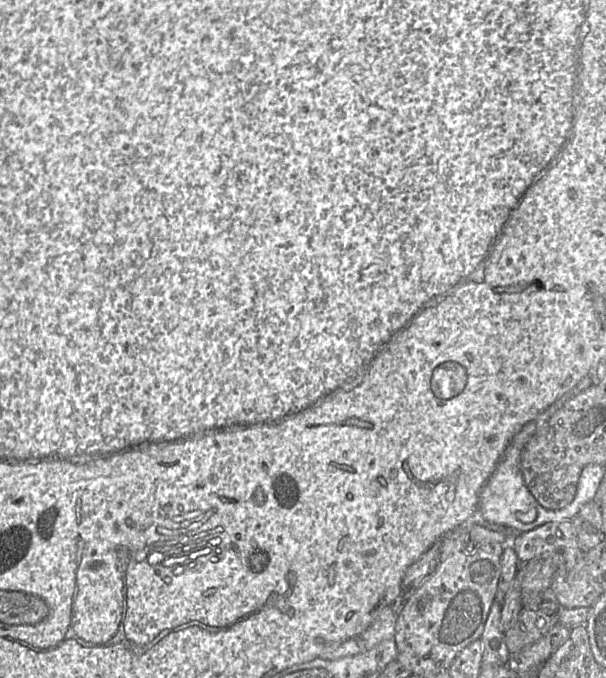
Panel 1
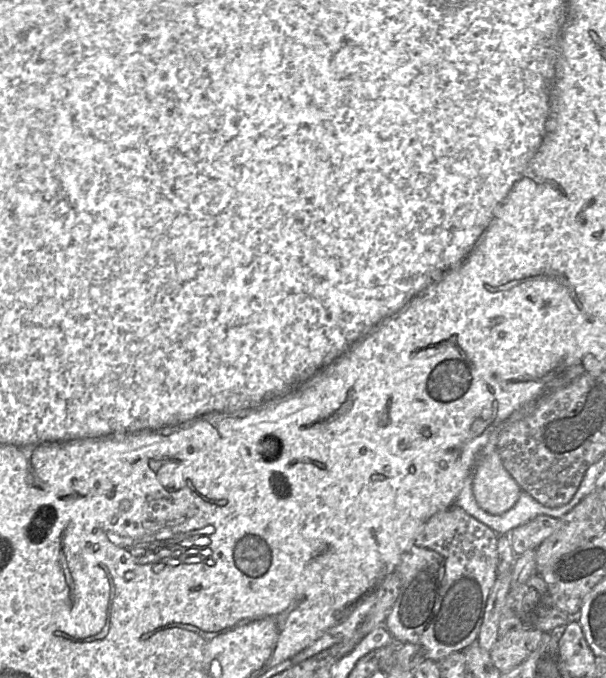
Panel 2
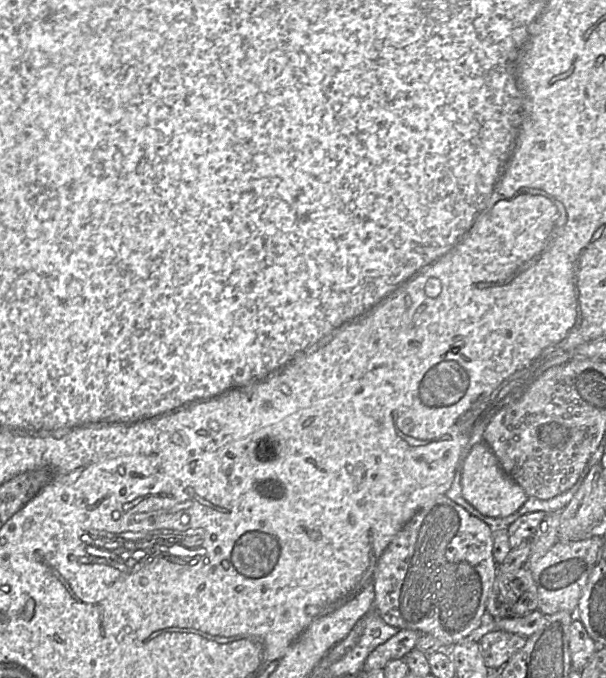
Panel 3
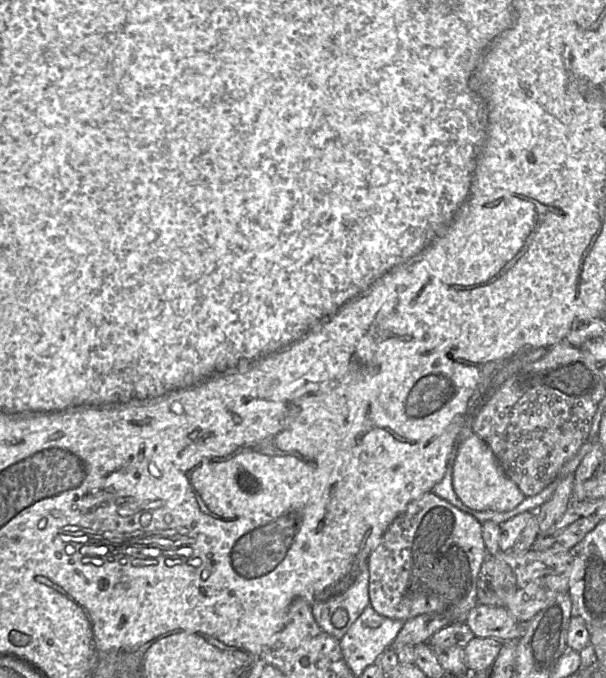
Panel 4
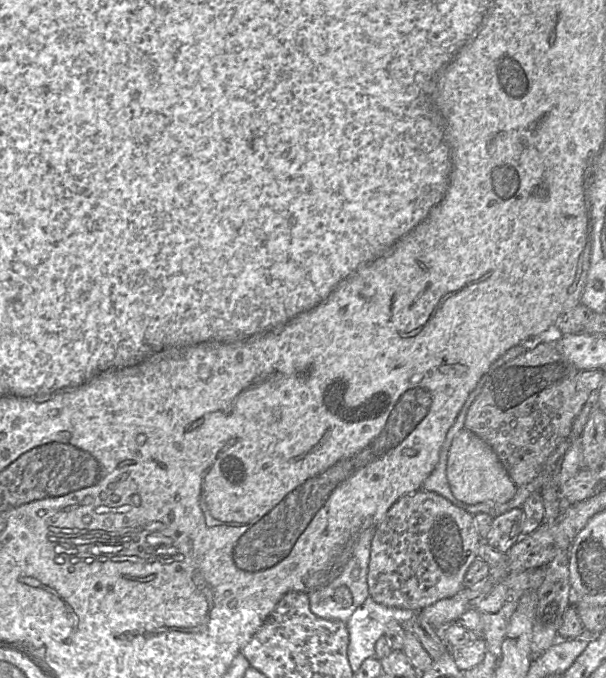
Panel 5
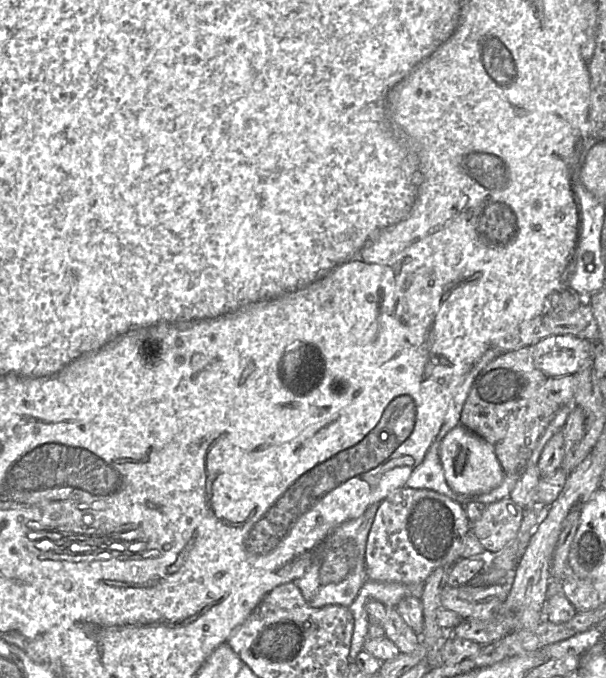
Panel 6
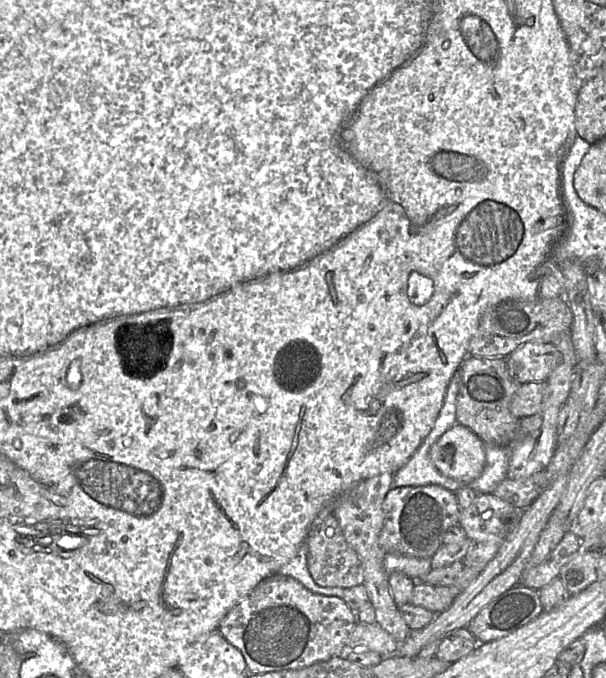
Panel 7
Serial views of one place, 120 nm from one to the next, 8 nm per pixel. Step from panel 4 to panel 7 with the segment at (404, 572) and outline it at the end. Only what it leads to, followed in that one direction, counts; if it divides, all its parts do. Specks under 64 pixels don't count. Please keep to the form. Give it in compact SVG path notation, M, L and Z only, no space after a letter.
M436 484L392 487L383 501L382 510L384 524L378 542L385 554L432 558L443 545L446 531L460 525L461 510L456 493Z

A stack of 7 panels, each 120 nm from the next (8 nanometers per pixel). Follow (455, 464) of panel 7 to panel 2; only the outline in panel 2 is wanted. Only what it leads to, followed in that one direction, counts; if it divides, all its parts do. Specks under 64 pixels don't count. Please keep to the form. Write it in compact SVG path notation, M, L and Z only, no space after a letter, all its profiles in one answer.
M497 451L480 453L477 457L472 490L479 507L492 515L511 509L522 491L503 466Z

